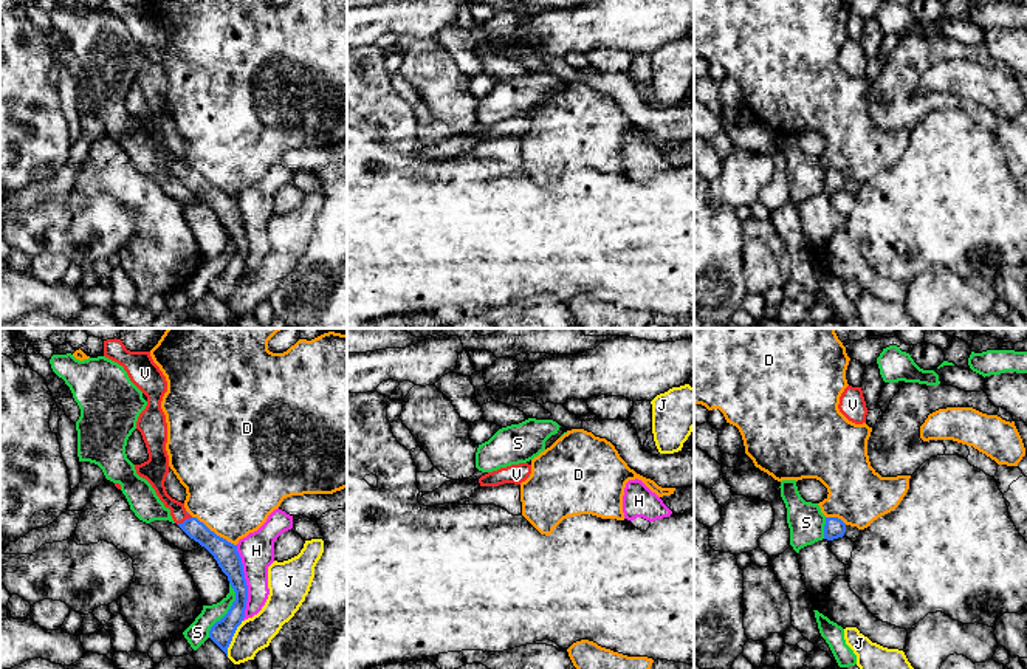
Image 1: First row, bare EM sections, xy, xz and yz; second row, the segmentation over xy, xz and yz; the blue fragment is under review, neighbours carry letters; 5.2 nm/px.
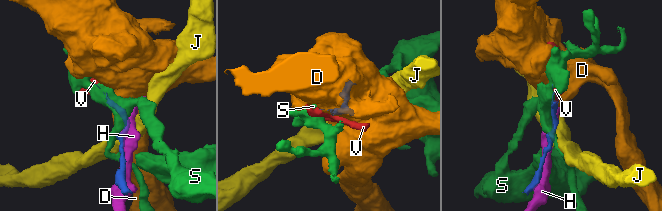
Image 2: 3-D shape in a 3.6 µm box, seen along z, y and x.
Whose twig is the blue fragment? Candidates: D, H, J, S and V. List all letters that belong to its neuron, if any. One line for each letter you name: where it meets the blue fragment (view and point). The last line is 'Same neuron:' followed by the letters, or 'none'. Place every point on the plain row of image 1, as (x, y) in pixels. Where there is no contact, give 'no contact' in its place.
V: contact xy (185, 174)
Same neuron: V

